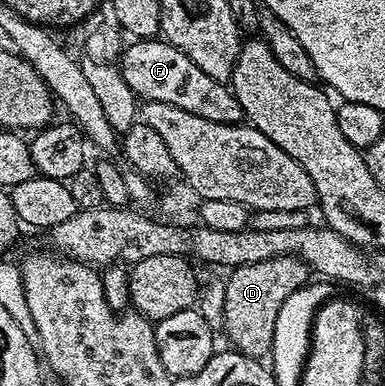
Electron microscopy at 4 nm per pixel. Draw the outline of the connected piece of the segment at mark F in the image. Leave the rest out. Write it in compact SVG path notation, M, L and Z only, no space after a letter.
M162 38L135 39L122 48L121 55L123 77L129 89L140 100L175 103L177 109L185 109L185 113L197 113L197 117L205 117L205 121L244 122L241 101L237 101L230 86L197 69L197 65L193 65L193 61L189 61L189 57L181 53L181 49L177 49Z

